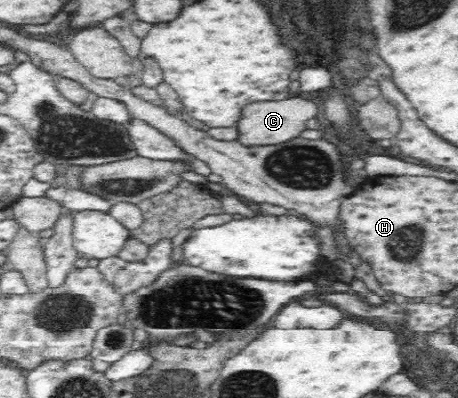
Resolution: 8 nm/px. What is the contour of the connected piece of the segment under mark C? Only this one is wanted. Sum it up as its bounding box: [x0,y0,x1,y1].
[236,95,317,145]

